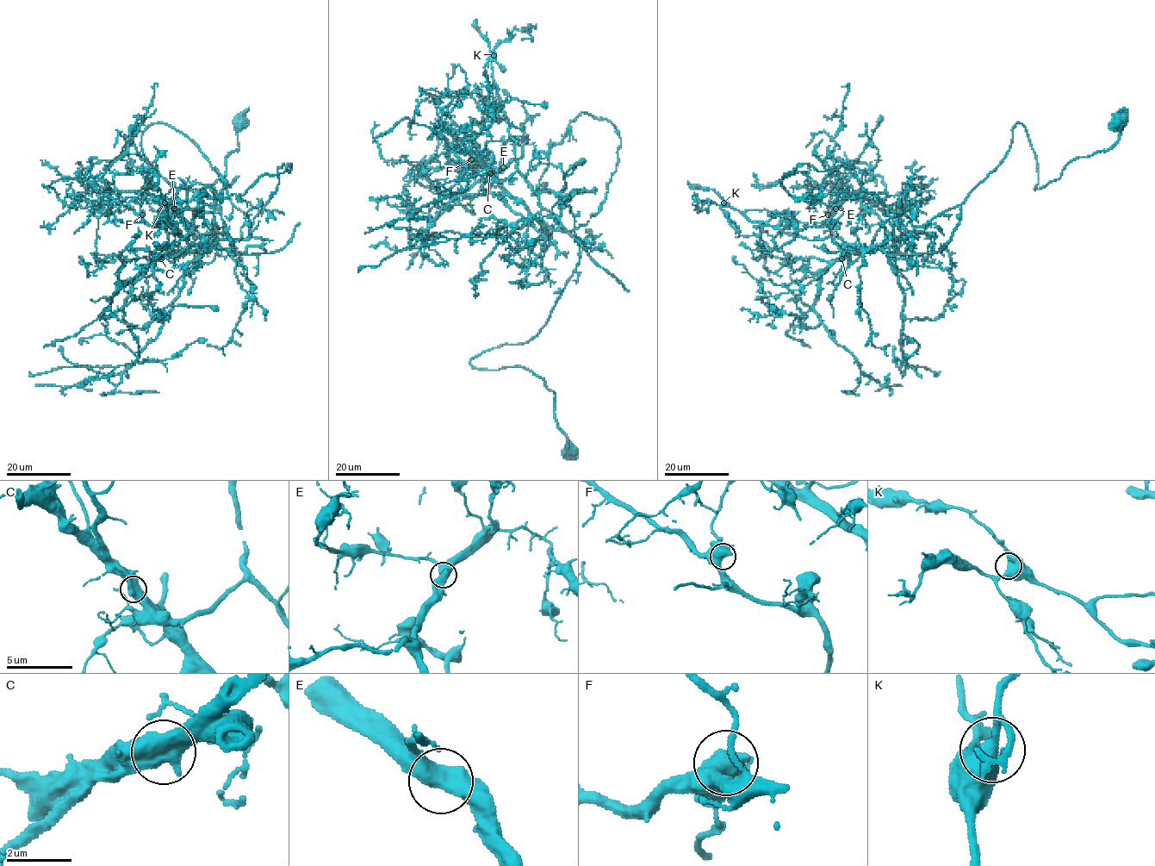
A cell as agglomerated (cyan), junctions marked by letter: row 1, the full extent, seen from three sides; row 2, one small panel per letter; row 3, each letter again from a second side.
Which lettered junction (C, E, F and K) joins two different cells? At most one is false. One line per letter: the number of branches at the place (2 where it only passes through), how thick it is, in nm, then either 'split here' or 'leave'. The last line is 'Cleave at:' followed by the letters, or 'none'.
C: branches 2; calibre 600 nm; split here
E: branches 2; calibre 550 nm; leave
F: branches 2; calibre 600 nm; leave
K: branches 2; calibre 650 nm; leave
Cleave at: C

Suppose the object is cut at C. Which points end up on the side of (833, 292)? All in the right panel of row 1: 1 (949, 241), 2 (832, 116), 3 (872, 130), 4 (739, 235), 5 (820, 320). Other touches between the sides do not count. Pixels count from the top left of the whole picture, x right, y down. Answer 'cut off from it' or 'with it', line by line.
1: with it
2: with it
3: cut off from it
4: with it
5: cut off from it

